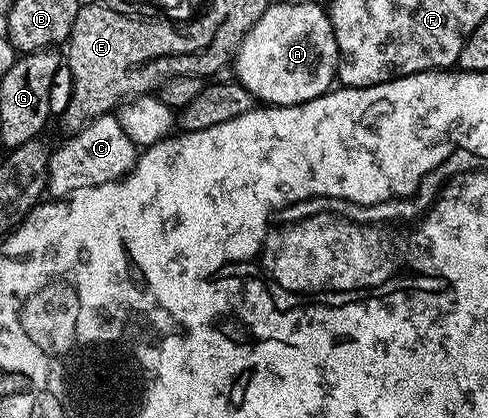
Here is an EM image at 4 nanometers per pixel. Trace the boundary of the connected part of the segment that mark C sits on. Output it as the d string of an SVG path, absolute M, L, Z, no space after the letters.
M108 115L93 119L82 129L72 132L68 141L52 148L47 162L47 193L55 199L66 199L85 187L117 181L135 166L137 147L121 131L118 116Z

